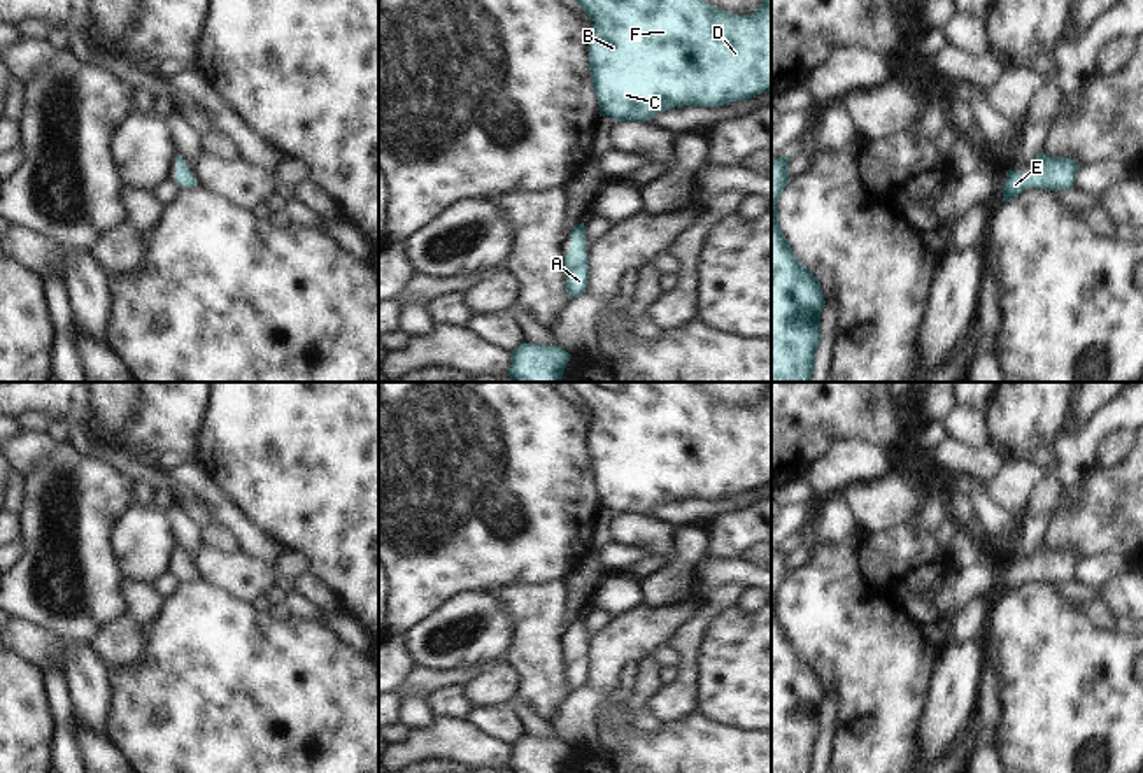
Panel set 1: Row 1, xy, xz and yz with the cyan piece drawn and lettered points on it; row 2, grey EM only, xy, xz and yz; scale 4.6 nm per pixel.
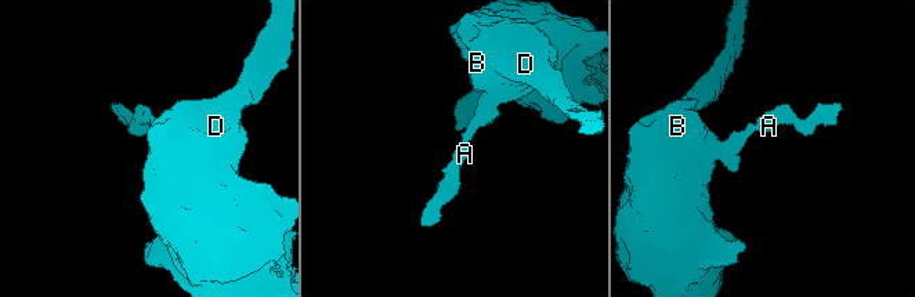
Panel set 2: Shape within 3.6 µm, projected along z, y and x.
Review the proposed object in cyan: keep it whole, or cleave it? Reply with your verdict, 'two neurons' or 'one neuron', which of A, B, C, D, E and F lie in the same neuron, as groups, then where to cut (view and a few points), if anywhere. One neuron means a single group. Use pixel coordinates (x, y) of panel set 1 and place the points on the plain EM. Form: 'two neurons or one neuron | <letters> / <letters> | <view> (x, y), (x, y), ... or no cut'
one neuron | A B C D E F | no cut

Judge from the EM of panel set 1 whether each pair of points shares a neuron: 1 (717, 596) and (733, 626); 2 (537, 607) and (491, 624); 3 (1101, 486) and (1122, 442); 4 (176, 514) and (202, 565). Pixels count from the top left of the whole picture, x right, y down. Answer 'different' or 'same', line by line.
1: different
2: different
3: different
4: different

